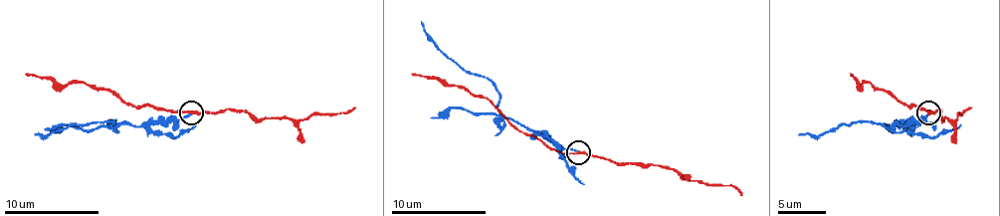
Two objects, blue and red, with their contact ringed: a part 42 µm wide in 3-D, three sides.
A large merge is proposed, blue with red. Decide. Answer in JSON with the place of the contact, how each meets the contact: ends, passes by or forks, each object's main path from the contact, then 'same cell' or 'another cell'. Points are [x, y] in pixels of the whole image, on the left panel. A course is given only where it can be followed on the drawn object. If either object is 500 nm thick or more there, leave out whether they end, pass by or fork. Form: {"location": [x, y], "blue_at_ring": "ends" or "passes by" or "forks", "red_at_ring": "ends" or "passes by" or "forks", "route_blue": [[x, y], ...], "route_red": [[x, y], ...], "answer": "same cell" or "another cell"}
{"location": [191, 112], "blue_at_ring": "ends", "red_at_ring": "passes by", "route_blue": [[191, 111], [138, 125], [117, 123], [112, 128], [109, 121], [98, 121], [75, 123], [48, 135], [34, 133]], "route_red": [[191, 111], [171, 111], [150, 105], [136, 107], [100, 88], [77, 83], [55, 86], [48, 79], [24, 74]], "answer": "another cell"}

